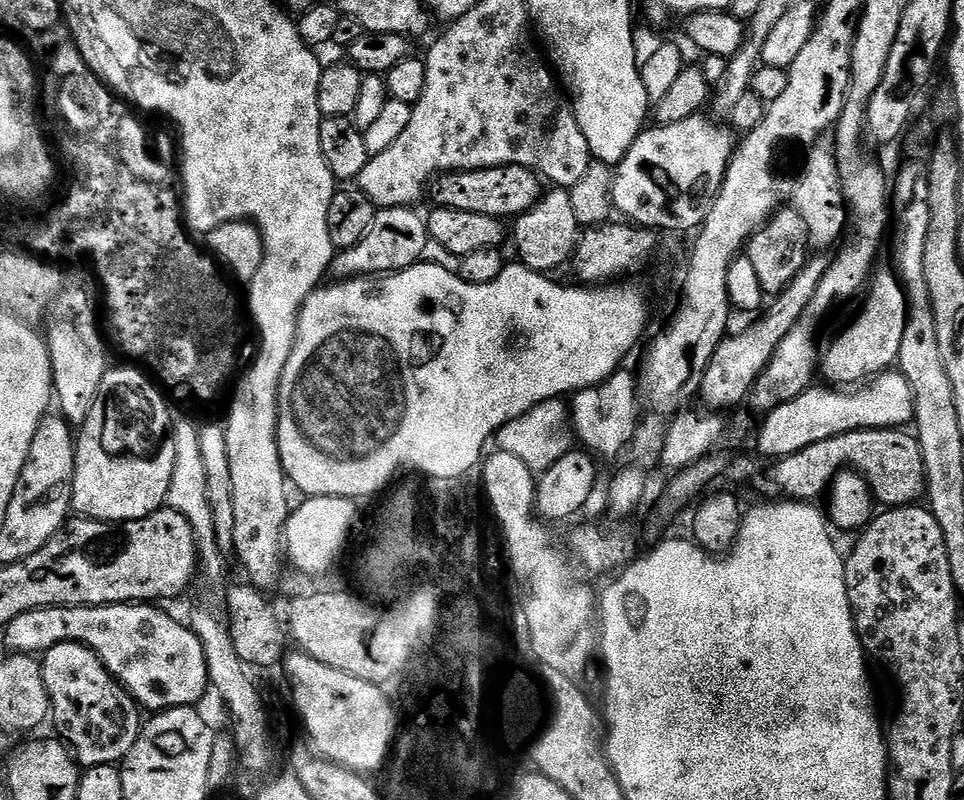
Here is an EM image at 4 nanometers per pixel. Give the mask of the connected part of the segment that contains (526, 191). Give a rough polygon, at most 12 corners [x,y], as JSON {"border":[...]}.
{"border":[[517,164],[441,173],[438,206],[508,220],[542,195]]}

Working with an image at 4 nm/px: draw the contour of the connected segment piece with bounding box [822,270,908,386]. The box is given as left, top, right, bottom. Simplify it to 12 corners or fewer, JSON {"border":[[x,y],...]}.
{"border":[[895,271],[871,277],[860,313],[823,353],[829,385],[896,364],[908,299]]}

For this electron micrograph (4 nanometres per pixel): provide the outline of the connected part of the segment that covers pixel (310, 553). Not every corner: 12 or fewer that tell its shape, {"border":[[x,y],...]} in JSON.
{"border":[[301,499],[284,527],[286,560],[324,576],[344,556],[355,499]]}

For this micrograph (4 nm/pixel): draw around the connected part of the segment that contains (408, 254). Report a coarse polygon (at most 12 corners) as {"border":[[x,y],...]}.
{"border":[[412,206],[379,209],[331,275],[401,272],[430,237]]}

